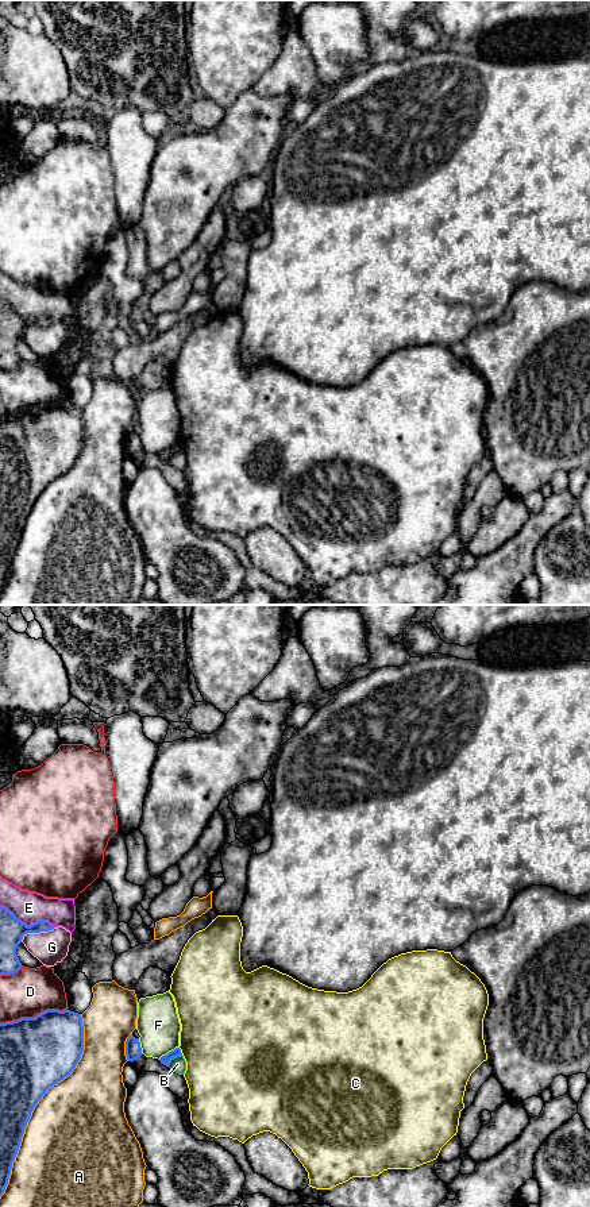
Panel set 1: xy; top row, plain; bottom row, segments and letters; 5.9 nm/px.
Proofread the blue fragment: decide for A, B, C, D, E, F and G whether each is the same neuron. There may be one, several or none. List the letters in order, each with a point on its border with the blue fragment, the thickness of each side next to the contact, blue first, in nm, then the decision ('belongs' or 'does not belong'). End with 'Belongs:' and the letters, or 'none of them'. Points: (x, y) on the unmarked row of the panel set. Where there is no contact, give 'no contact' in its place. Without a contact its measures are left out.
A: xy (37, 498) | 360/500 nm | does not belong
B: xy (173, 452) | 60/90 nm | belongs
C: xy (180, 446) | 60/480 nm | does not belong
D: xy (33, 413) | 440/280 nm | does not belong
E: xy (26, 320) | 140/190 nm | does not belong
F: xy (169, 447) | 60/260 nm | does not belong
G: xy (35, 327) | 140/200 nm | does not belong
Belongs: B

